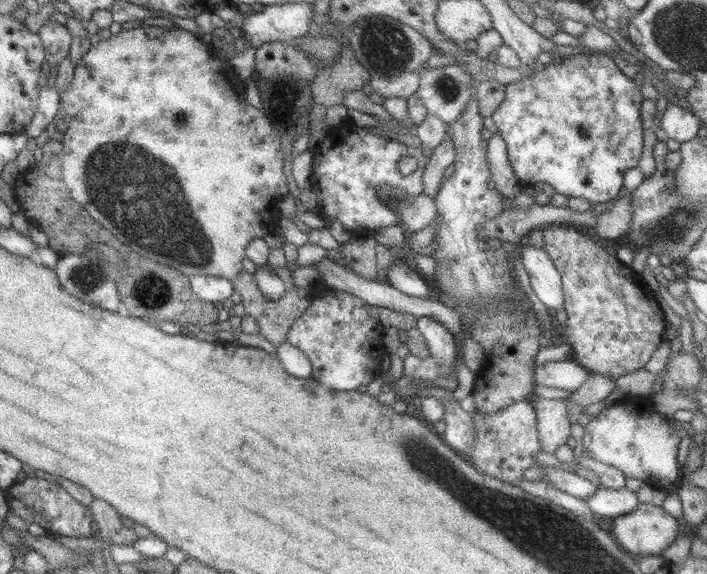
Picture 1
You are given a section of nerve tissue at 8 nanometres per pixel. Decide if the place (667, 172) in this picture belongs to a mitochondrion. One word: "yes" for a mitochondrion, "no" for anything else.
no

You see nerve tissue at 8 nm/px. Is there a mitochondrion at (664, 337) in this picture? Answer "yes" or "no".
no

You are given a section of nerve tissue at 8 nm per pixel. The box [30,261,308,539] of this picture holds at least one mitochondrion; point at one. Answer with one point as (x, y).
(87, 281)

